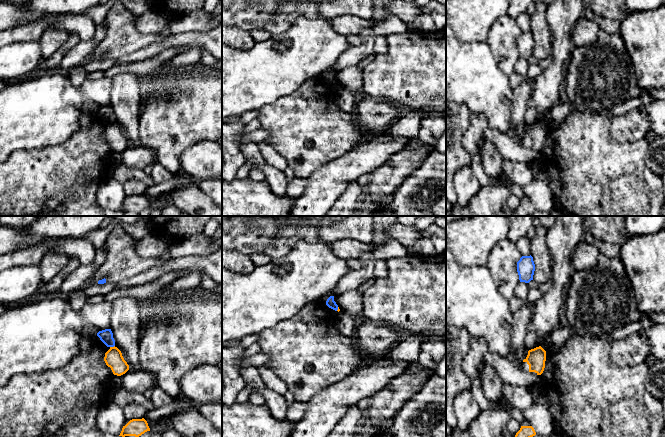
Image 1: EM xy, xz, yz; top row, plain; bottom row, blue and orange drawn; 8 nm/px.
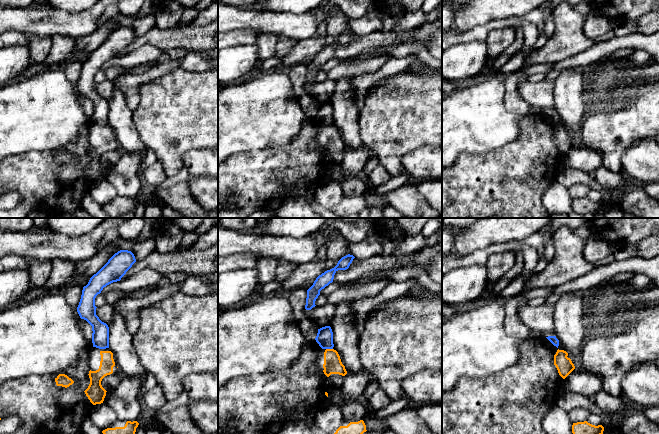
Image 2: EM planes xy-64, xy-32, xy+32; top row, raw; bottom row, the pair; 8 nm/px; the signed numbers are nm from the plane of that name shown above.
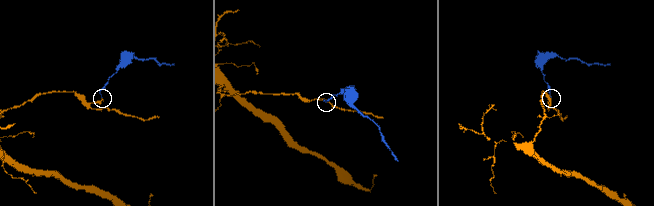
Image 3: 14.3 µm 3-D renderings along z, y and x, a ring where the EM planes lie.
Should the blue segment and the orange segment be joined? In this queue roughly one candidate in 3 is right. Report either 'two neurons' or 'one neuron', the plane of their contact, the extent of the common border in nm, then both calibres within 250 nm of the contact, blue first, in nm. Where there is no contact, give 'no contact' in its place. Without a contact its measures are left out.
two neurons | xy | 40 nm | 110/150 nm

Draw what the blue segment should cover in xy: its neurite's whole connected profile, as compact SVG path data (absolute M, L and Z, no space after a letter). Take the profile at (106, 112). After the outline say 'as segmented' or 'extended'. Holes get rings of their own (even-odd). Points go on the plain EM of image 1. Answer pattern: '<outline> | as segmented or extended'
M105 105L105 106L99 107L97 109L97 112L107 123L115 122L115 116L113 114L113 109L111 105Z | as segmented

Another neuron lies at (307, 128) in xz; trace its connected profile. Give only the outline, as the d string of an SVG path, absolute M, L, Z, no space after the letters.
M318 76L291 95L258 110L261 128L269 132L264 142L285 159L295 177L308 179L317 169L356 148L368 137L354 113L346 113L337 106L338 95L338 88Z

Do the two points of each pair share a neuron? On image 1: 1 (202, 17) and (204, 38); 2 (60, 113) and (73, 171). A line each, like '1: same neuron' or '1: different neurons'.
1: different neurons
2: different neurons

